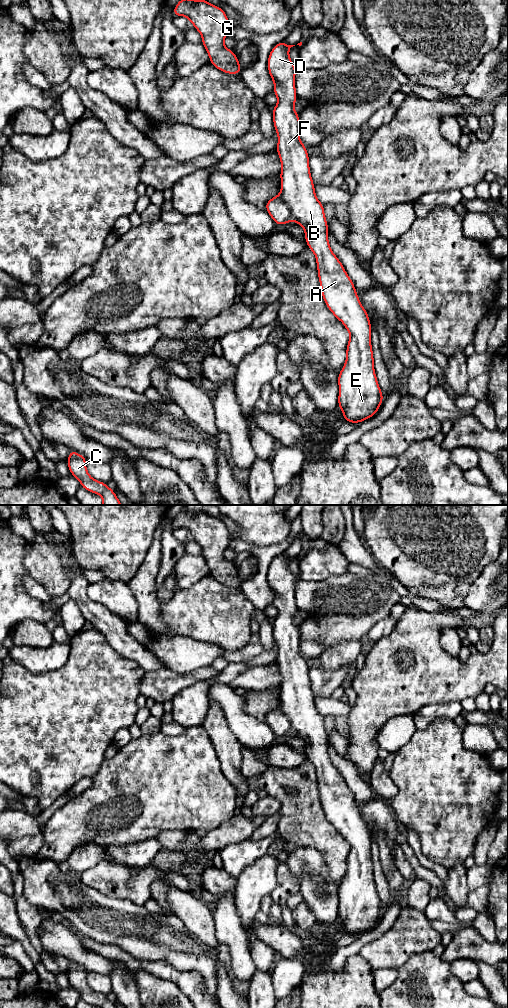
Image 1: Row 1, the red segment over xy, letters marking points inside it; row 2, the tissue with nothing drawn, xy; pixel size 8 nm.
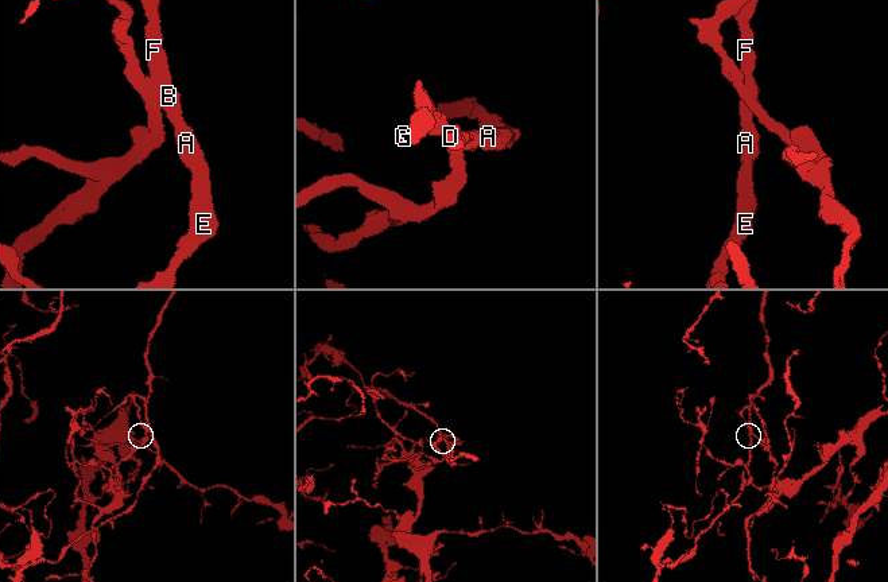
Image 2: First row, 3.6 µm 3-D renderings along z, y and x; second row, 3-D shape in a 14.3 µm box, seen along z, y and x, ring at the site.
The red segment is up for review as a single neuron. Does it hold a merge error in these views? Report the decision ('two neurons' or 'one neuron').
two neurons

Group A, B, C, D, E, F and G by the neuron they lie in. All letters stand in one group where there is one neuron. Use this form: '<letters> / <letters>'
A B D E F / C G

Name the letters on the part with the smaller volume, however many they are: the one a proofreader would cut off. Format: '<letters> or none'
A, B, D, E, F

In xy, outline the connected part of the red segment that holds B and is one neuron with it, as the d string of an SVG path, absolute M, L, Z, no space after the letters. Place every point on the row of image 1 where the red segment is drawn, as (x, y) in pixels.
M284 41L276 44L268 56L267 68L274 82L273 93L278 98L277 105L272 108L273 124L278 135L276 151L281 161L281 191L282 200L291 211L291 220L301 225L305 231L305 242L316 256L318 279L322 298L334 317L340 320L350 334L346 348L346 361L338 374L338 407L341 409L344 421L361 423L374 416L383 402L383 394L379 387L374 369L374 357L371 345L371 324L368 313L362 306L352 279L345 271L343 264L332 252L328 241L328 223L323 204L317 199L315 187L309 167L309 155L306 146L301 142L300 118L295 111L297 100L295 75L297 68L289 57L289 50L295 45Z

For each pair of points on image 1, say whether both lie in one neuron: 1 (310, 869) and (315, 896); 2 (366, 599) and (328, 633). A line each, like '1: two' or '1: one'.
1: one
2: one

